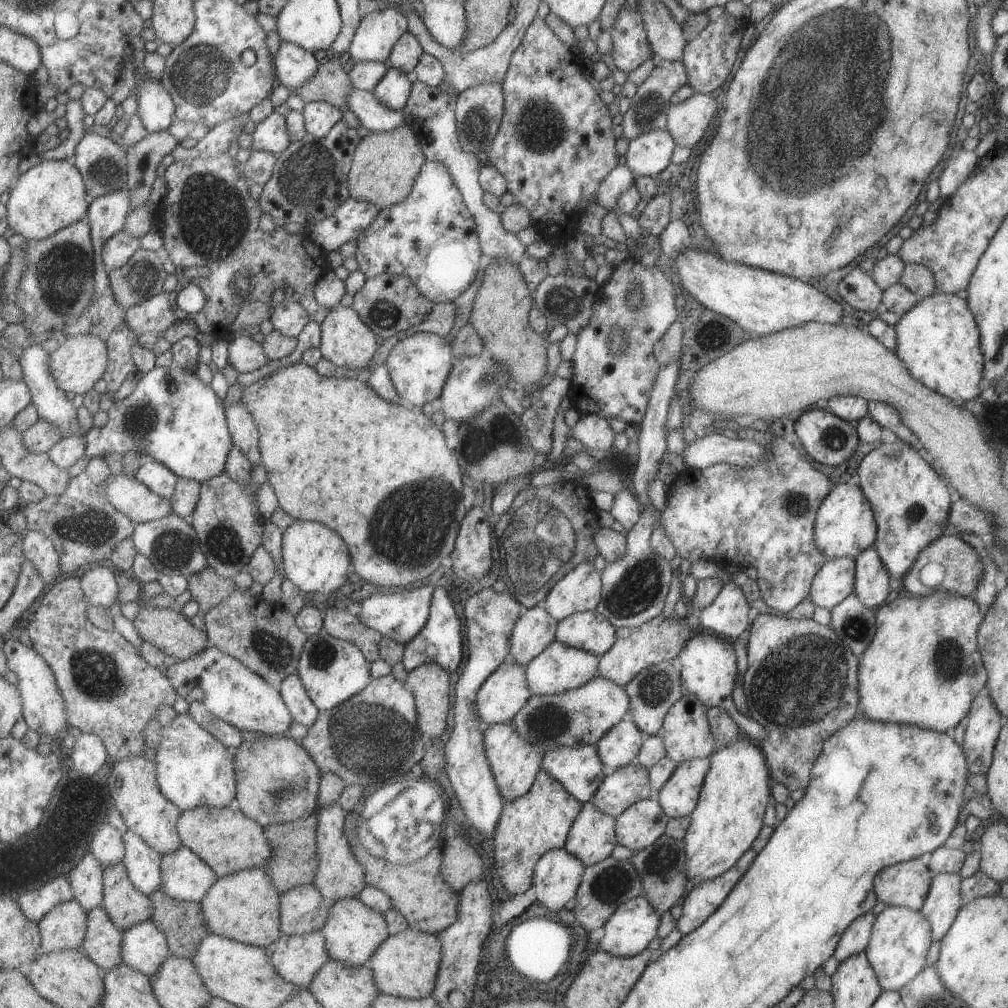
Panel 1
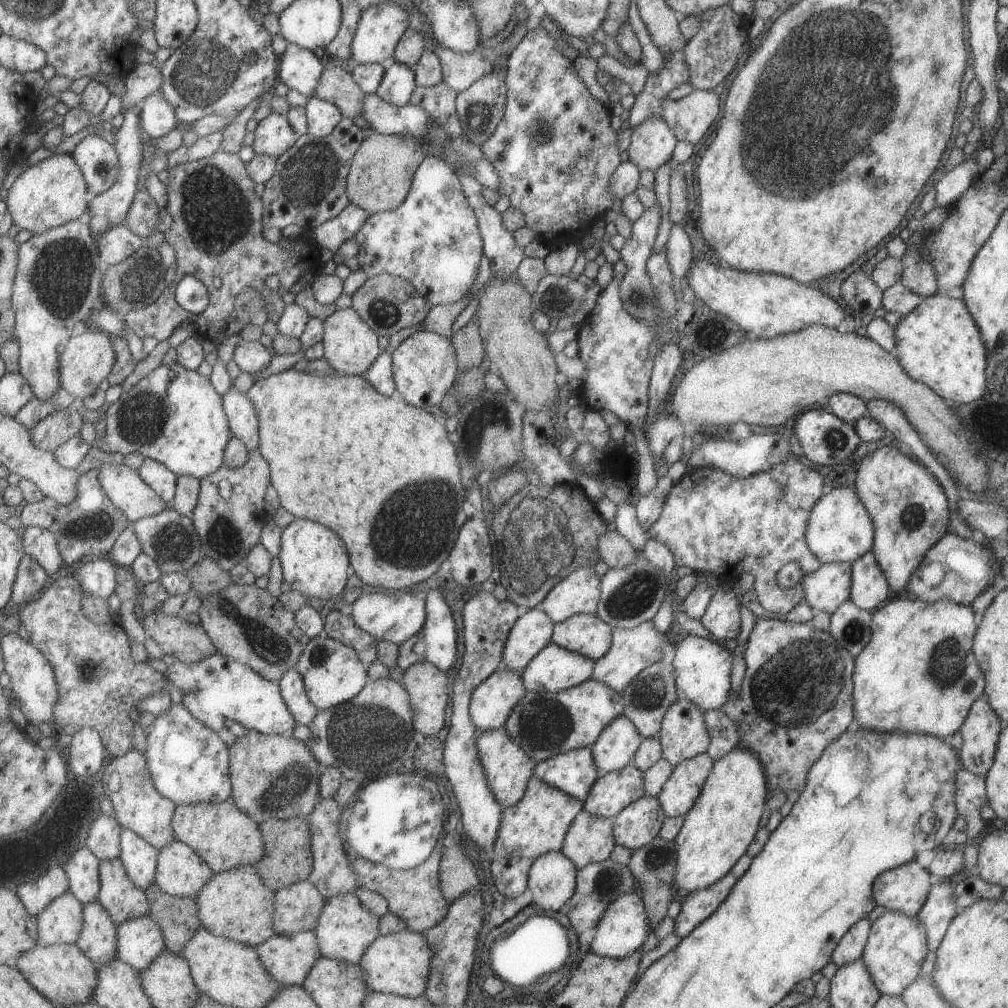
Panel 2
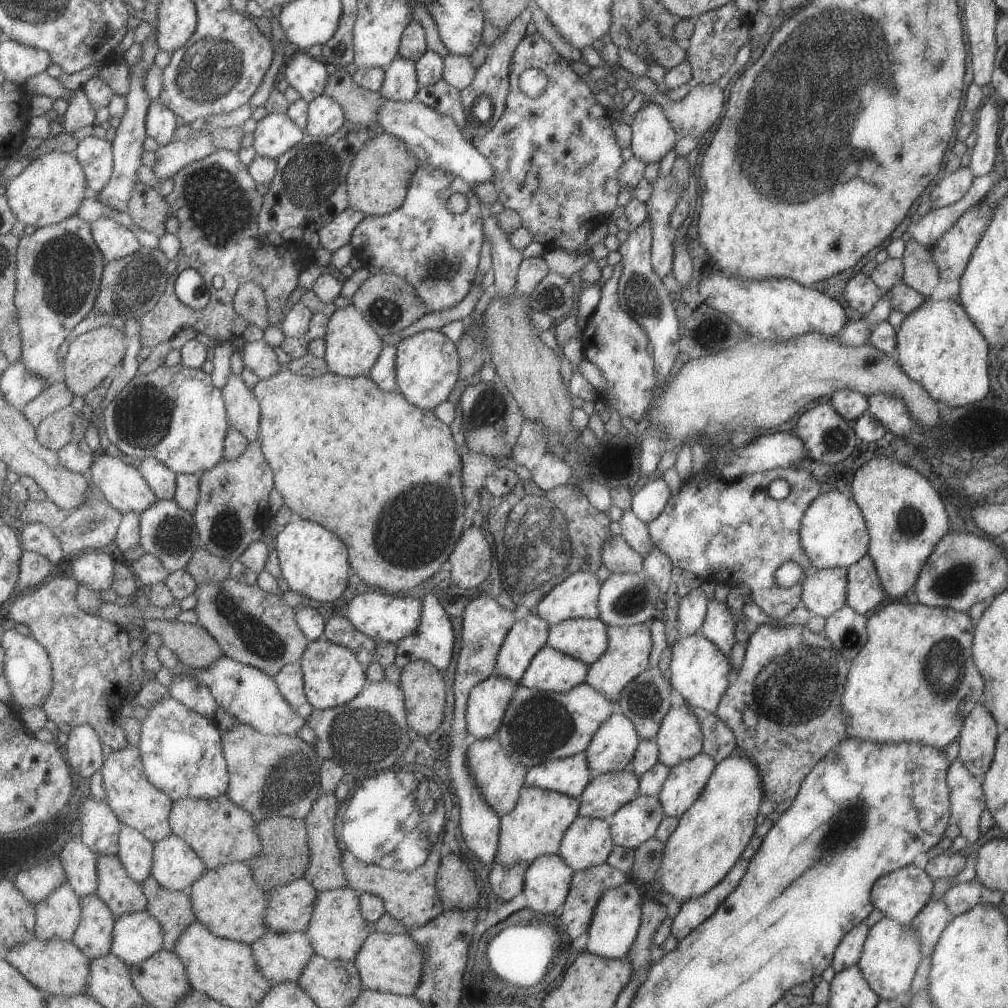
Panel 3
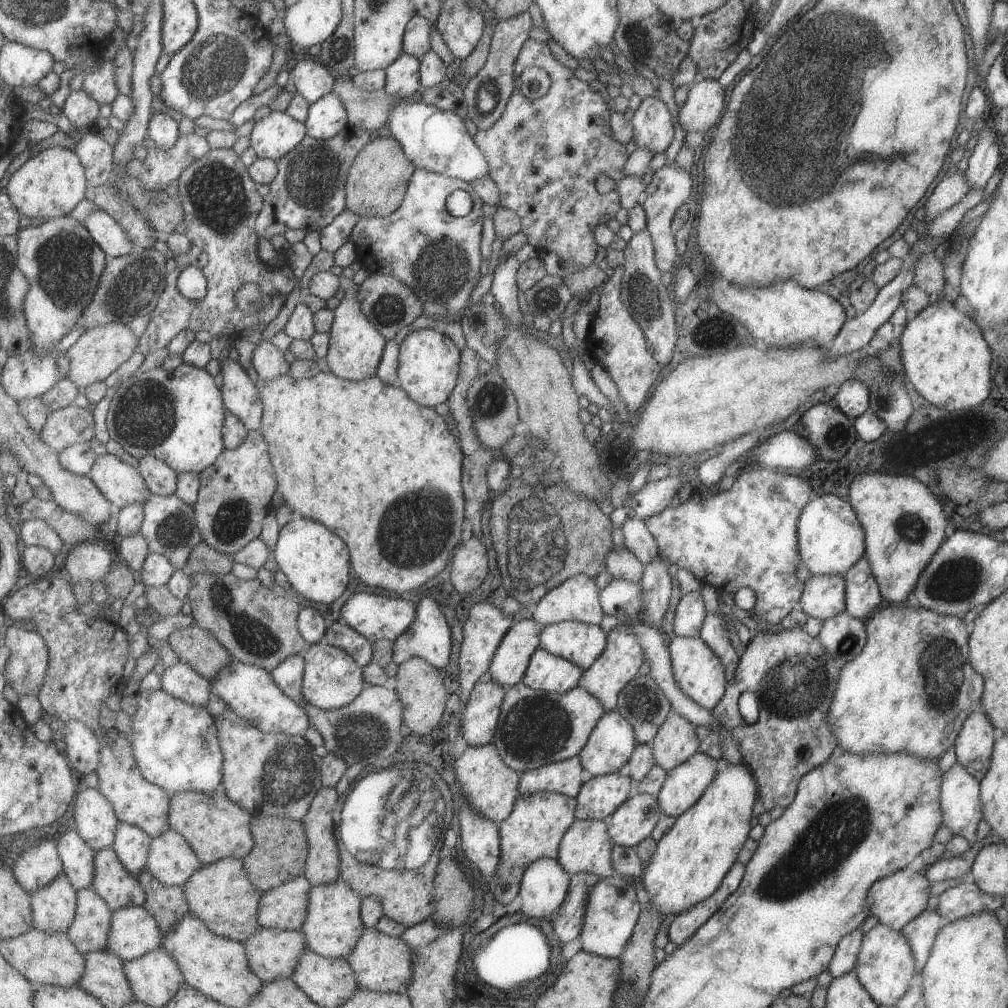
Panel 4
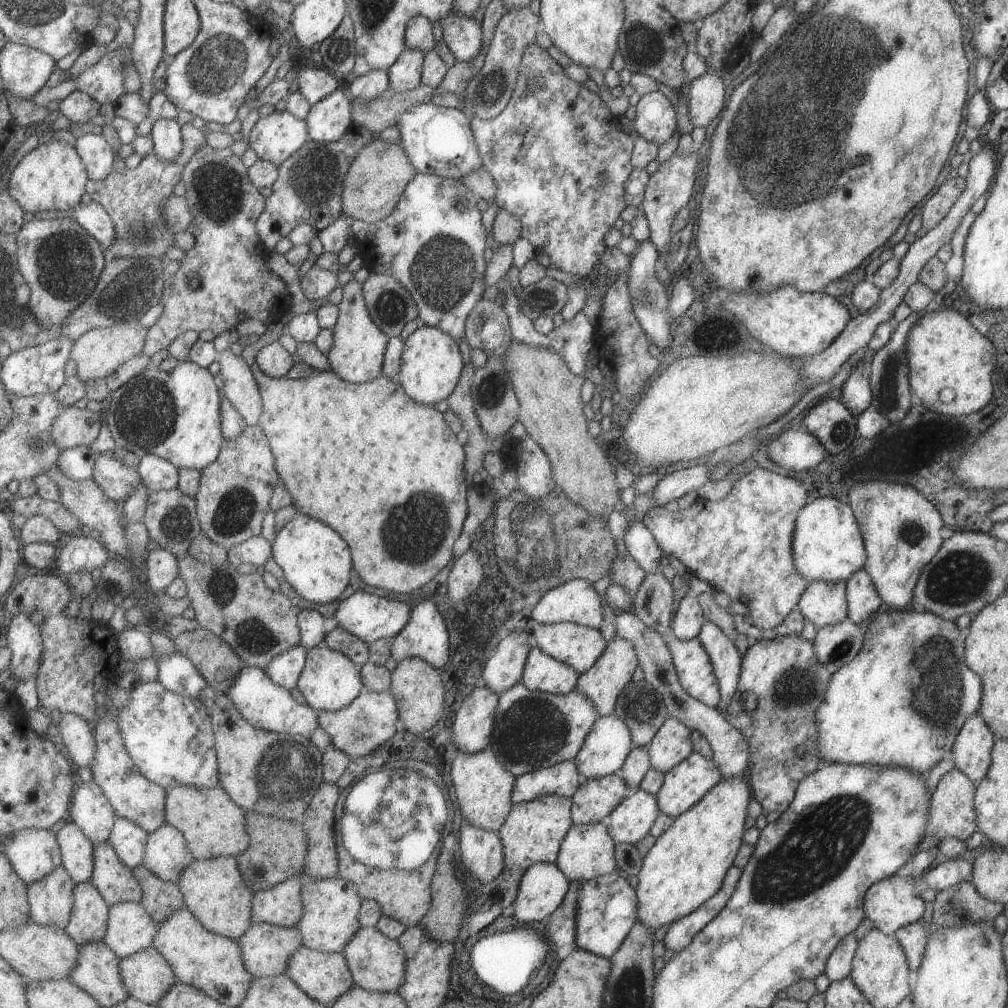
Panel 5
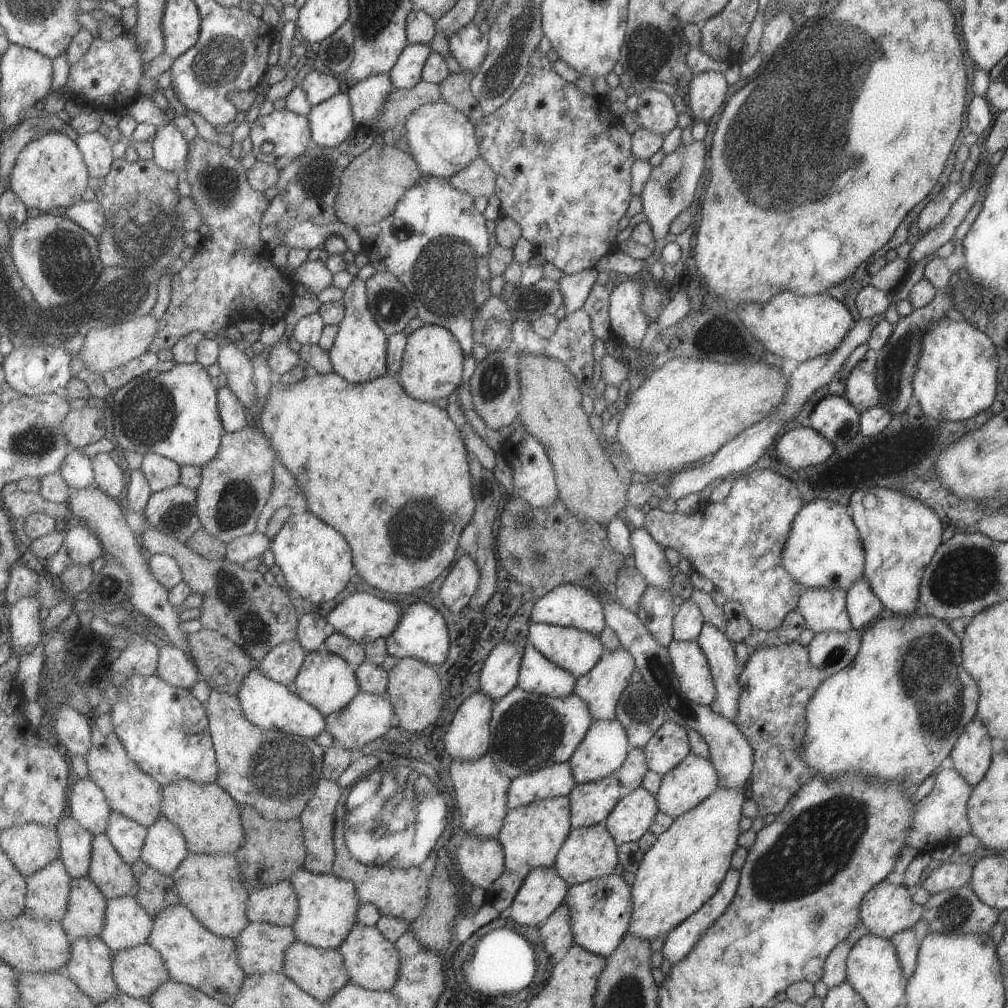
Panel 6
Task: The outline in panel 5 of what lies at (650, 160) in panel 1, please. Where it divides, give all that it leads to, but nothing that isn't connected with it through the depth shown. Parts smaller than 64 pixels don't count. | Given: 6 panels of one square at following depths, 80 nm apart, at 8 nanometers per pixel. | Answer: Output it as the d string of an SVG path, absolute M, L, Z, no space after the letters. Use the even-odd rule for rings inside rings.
M661 92L646 93L635 105L632 123L639 137L663 144L676 129L674 107Z

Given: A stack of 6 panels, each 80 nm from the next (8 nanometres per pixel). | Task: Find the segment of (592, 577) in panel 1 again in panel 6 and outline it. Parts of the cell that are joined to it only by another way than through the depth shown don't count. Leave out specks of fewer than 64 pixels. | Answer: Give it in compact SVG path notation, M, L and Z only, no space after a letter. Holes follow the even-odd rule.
M565 583L551 590L539 598L532 606L529 614L531 622L543 623L562 627L575 627L599 636L605 626L602 607L593 589L581 586L579 583Z

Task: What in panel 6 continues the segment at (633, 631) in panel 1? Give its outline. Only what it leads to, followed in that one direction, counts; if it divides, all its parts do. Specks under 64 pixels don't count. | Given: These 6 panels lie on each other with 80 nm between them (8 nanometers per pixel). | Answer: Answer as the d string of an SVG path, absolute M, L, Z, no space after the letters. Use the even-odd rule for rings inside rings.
M618 647L612 651L605 650L597 664L589 672L578 676L574 680L573 694L585 701L592 720L611 720L616 718L615 709L621 691L629 684L631 672L635 670L633 657L625 647Z

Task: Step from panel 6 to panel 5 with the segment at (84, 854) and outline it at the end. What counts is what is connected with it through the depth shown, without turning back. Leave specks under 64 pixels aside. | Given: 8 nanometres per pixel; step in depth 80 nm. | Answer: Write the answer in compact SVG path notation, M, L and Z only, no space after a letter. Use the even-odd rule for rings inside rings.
M66 824L58 831L64 867L70 872L75 884L91 882L94 873L94 842L77 826Z

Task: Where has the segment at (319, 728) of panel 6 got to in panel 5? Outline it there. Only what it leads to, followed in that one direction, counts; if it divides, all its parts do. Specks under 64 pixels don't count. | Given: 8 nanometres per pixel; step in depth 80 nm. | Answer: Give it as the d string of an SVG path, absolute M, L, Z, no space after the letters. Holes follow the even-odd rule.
M246 664L226 694L237 705L237 708L240 708L243 716L258 729L309 737L311 732L320 726L317 710L309 704L308 706L299 704L289 689L278 685L261 667Z

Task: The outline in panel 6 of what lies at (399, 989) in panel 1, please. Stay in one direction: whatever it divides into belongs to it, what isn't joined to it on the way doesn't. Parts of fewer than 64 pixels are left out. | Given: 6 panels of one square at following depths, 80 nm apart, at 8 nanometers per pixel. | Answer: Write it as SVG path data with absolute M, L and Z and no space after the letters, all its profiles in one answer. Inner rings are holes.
M359 922L352 934L340 946L344 954L345 964L353 983L372 991L392 991L400 979L402 956L396 943L389 940L380 928L370 927Z

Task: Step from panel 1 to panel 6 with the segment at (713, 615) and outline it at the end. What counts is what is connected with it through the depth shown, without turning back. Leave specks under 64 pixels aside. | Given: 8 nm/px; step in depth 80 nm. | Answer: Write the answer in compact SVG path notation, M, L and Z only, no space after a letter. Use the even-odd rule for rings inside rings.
M709 623L702 624L696 641L707 659L715 687L715 698L709 707L713 712L734 722L740 691L738 676L733 672L737 668L734 644L723 631Z

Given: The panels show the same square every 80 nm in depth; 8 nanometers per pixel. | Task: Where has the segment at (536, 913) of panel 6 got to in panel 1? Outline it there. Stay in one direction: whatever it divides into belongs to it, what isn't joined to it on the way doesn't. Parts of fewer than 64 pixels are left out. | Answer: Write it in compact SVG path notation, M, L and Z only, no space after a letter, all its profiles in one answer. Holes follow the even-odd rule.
M565 847L545 851L537 859L532 878L532 889L539 904L563 914L565 903L576 895L584 866Z

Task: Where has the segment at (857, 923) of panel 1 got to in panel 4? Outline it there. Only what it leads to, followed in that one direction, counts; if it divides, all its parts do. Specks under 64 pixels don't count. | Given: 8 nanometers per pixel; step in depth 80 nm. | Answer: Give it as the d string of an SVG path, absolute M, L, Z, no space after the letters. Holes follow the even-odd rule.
M859 927L839 939L827 968L833 979L854 970L862 938L863 935Z

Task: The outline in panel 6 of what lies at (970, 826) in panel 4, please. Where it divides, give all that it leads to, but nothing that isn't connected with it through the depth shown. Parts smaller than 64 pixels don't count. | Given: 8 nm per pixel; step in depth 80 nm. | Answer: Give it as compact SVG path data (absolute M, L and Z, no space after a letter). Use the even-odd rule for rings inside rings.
M955 769L939 771L933 790L914 804L912 826L908 830L906 845L913 848L923 848L925 845L925 851L933 850L945 844L955 844L961 836L969 834L966 802L971 791L972 786Z

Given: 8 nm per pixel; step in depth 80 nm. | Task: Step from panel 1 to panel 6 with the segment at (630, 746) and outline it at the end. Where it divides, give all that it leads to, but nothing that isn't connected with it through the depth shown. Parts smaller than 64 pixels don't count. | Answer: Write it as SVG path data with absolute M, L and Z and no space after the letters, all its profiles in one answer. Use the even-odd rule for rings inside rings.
M616 718L592 721L583 740L577 745L577 748L568 760L575 782L586 783L611 775L614 770L618 770L621 764L623 764L629 748L625 729Z

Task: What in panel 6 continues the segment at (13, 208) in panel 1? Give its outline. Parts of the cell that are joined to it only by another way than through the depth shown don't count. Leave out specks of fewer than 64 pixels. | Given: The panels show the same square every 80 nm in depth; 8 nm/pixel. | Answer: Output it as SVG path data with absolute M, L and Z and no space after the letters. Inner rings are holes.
M56 131L28 142L25 150L19 154L10 186L29 208L57 213L82 201L83 194L90 187L90 177L80 146L65 134Z

